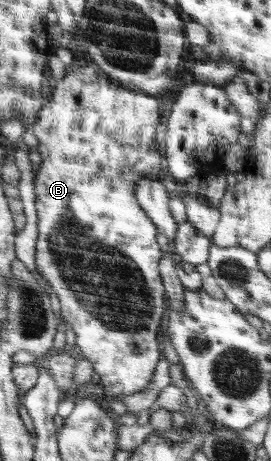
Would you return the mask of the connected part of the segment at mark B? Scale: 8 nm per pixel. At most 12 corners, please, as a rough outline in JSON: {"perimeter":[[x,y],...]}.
{"perimeter":[[74,67],[31,126],[35,263],[106,393],[161,359],[158,99]]}

